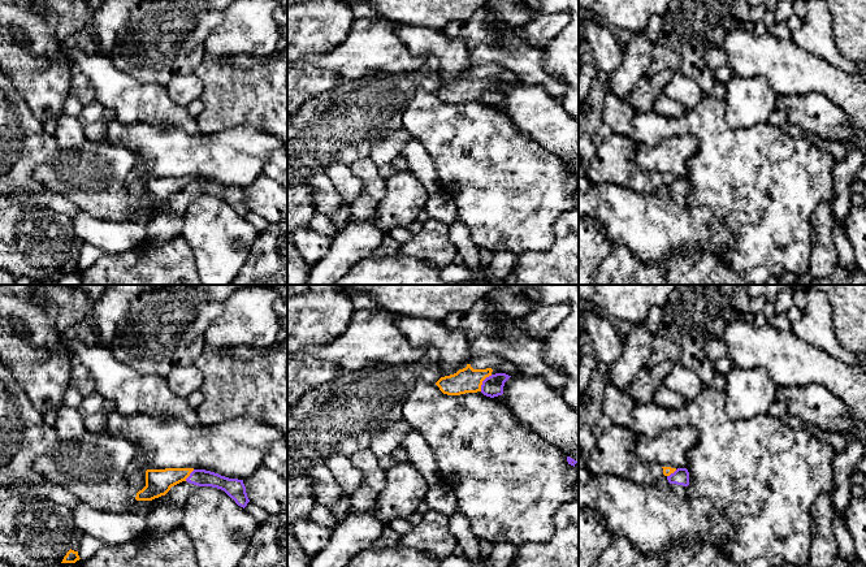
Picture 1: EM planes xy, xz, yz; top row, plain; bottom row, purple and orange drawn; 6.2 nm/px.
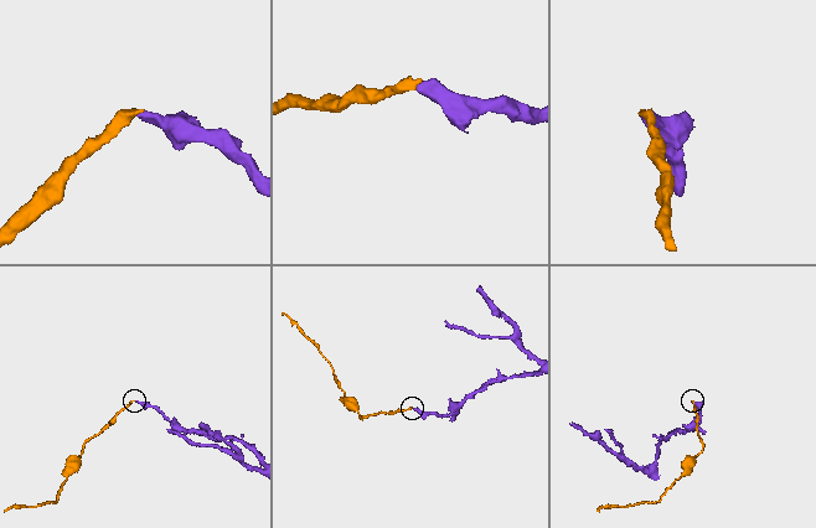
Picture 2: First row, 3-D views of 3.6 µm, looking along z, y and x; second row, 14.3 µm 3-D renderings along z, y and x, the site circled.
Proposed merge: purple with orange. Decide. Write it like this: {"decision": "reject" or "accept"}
{"decision": "reject"}

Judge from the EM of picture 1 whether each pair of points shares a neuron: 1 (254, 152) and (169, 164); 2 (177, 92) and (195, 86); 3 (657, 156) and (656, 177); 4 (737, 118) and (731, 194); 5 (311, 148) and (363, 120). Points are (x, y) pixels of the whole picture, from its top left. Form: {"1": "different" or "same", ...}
{"1": "same", "2": "same", "3": "different", "4": "different", "5": "same"}

